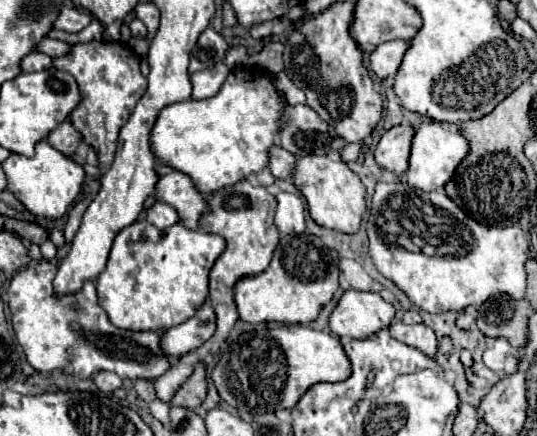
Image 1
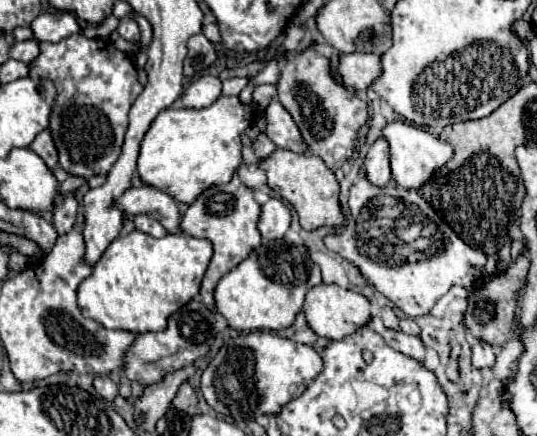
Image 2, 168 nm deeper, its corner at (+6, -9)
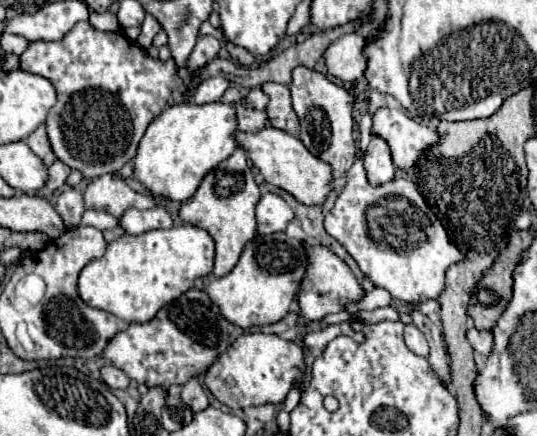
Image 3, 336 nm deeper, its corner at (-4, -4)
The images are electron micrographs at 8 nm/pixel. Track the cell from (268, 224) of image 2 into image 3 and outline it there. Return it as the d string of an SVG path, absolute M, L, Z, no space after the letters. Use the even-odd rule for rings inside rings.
M267 192L261 196L255 208L255 218L257 218L257 232L271 234L285 230L285 226L293 220L293 210L281 196Z

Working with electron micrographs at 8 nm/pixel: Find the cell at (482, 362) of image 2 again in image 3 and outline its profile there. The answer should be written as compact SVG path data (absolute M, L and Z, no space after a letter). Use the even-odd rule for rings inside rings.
M471 328L471 330L467 330L467 340L469 340L469 344L473 346L473 350L477 350L477 352L481 352L481 354L491 352L493 336L491 336L489 330L477 330L477 328Z

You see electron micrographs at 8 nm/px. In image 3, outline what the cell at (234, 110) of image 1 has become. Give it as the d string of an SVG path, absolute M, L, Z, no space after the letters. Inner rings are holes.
M173 104L149 124L141 138L135 154L133 176L153 194L185 202L195 194L203 176L237 148L233 140L235 128L237 118L231 104Z

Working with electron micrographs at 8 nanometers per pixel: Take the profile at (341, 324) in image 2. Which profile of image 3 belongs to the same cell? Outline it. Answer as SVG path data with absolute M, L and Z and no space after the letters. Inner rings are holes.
M305 244L305 250L307 250L307 272L305 278L301 280L297 294L299 314L303 318L319 322L323 316L341 312L349 302L355 302L363 296L363 288L359 286L351 268L335 252L331 252L327 246L313 246L313 244Z

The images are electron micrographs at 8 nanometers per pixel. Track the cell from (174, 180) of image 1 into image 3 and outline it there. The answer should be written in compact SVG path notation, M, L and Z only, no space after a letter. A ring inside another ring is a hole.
M103 174L87 184L83 192L85 208L105 210L119 218L127 208L153 208L155 200L147 194L139 194L131 190L125 180L113 174Z

